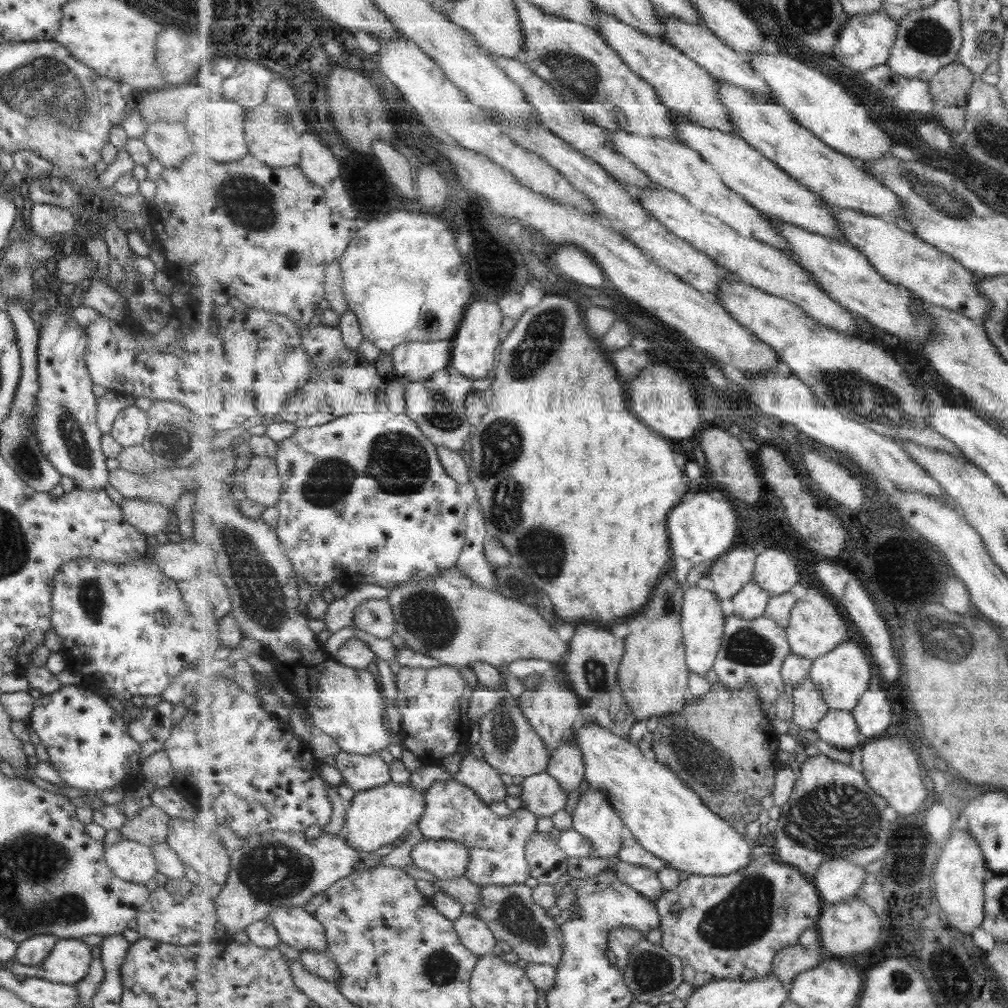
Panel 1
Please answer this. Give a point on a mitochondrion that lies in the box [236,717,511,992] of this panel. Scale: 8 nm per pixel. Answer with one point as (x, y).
(440, 968)

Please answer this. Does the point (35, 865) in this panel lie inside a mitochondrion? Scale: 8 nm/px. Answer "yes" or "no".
yes

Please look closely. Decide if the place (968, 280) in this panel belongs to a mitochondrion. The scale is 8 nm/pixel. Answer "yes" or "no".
no

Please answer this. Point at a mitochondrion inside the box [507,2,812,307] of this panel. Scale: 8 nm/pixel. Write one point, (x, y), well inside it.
(577, 75)

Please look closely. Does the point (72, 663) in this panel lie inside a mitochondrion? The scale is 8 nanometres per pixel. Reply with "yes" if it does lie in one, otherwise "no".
no

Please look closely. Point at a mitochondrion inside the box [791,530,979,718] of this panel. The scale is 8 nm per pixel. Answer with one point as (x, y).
(935, 630)

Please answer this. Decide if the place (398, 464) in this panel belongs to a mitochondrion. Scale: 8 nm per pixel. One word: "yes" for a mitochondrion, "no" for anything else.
yes

